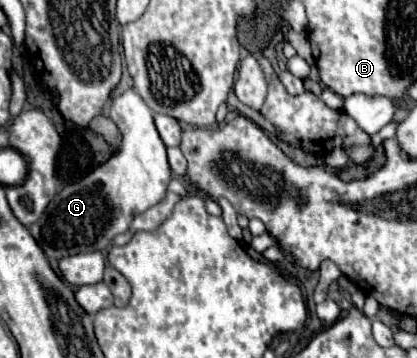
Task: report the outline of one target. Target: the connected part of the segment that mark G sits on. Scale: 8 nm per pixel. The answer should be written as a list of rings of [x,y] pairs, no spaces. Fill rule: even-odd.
[[[133,88],[125,90],[111,100],[109,118],[123,134],[119,152],[83,180],[65,186],[49,202],[43,216],[29,226],[31,236],[47,258],[61,260],[71,254],[107,248],[117,234],[127,232],[133,216],[157,204],[167,192],[167,182],[171,180],[167,148],[155,128],[153,112],[143,98]]]

